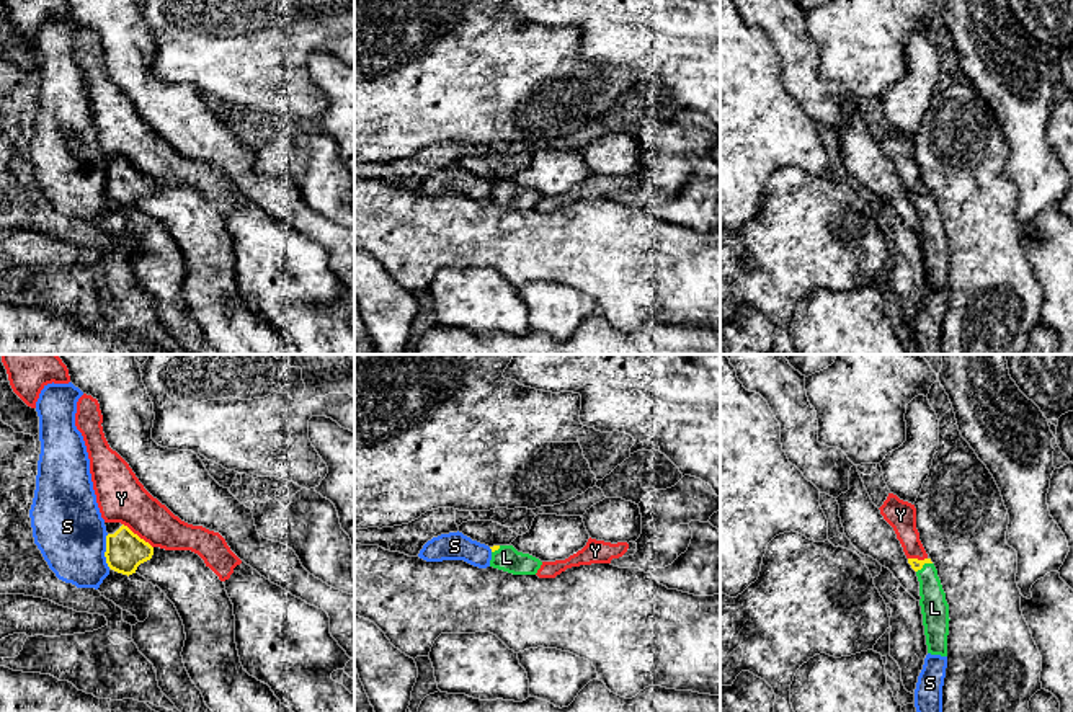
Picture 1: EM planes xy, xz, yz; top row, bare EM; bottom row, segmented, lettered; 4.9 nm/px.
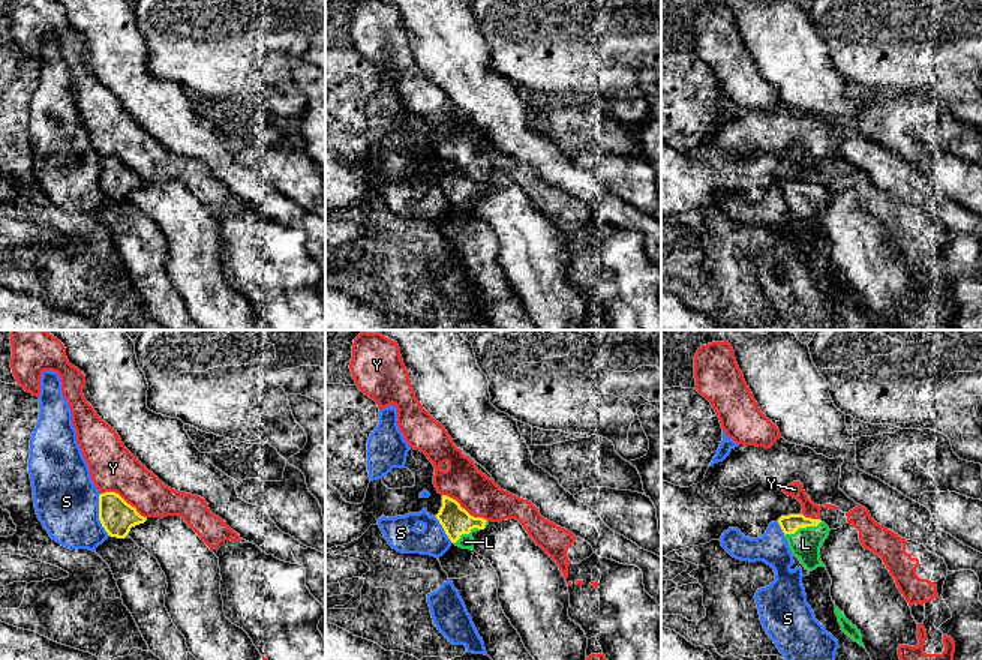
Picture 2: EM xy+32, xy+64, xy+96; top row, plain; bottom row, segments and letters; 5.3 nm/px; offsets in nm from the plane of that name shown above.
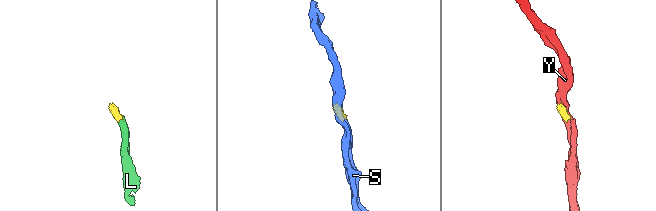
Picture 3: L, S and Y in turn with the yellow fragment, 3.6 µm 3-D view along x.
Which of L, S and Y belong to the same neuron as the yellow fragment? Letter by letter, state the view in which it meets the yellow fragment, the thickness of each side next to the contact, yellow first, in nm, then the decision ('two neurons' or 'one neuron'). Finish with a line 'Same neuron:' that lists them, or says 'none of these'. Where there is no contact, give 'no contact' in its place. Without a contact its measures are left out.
L: contact in yz; calibres 50 and 140 nm; one neuron
S: contact in xy; calibres 190 and 340 nm; two neurons
Y: contact in xy; calibres 190 and 240 nm; two neurons
Same neuron: L

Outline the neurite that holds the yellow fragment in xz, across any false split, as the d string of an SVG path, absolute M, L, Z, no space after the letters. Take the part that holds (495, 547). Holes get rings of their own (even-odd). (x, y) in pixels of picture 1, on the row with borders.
M493 545L490 567L513 575L536 575L542 562L529 554L518 552L513 545Z

